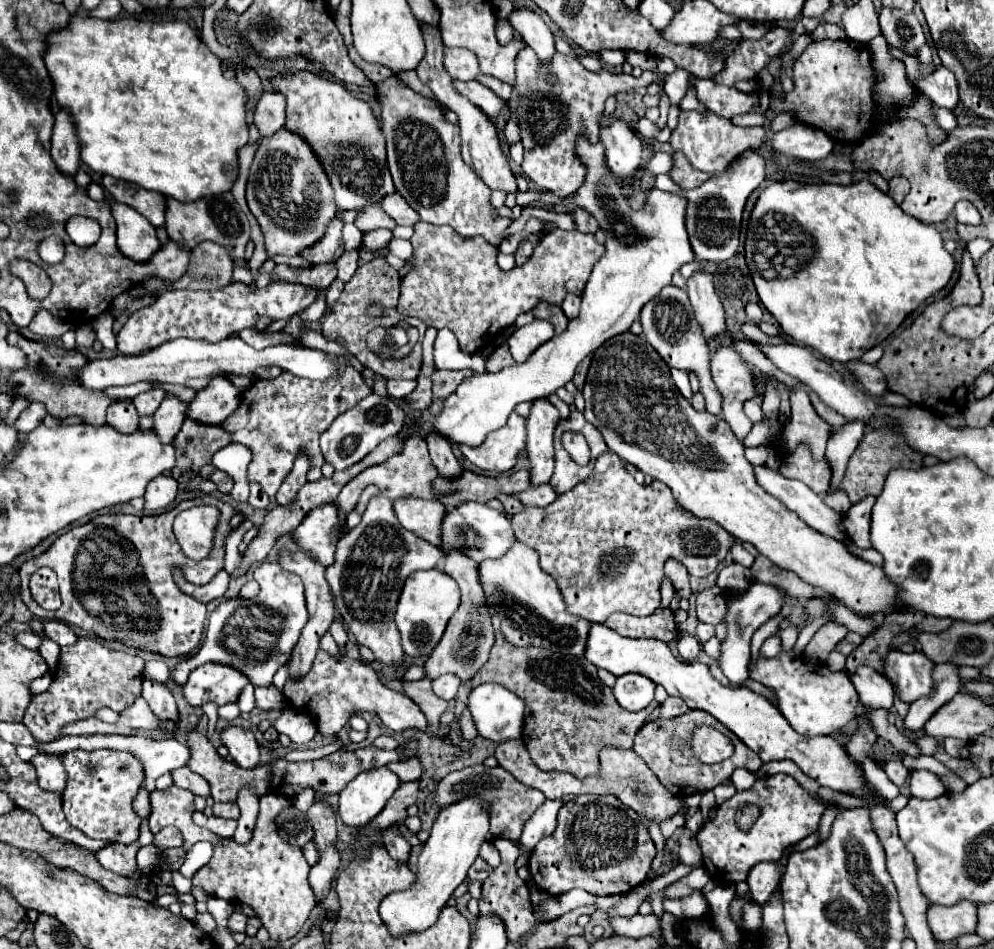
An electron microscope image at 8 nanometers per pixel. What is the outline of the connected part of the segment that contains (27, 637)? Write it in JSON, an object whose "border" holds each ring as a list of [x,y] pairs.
{"border":[[[20,631],[20,633],[16,633],[16,641],[20,645],[24,645],[26,649],[38,649],[40,647],[40,637],[36,633],[32,633],[32,631]]]}

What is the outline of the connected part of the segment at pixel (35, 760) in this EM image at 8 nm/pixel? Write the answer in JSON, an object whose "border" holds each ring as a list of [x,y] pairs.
{"border":[[[40,753],[40,755],[34,755],[32,757],[32,765],[36,767],[38,783],[42,785],[42,789],[62,793],[64,783],[66,783],[66,771],[62,769],[62,763],[60,761],[48,759],[46,755]]]}

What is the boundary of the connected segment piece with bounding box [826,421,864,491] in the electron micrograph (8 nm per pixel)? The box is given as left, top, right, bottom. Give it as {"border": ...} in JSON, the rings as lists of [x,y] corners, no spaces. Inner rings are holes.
{"border":[[[846,421],[842,427],[830,433],[826,447],[826,461],[832,471],[830,491],[838,491],[838,485],[842,483],[846,473],[846,463],[854,453],[858,441],[862,439],[862,433],[864,433],[862,421]]]}

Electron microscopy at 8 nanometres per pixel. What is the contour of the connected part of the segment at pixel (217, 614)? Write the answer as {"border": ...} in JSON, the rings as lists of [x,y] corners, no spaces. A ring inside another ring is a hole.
{"border":[[[264,561],[254,571],[254,579],[260,583],[260,593],[252,601],[228,599],[220,603],[208,617],[208,633],[200,651],[178,663],[172,669],[172,679],[180,685],[188,681],[188,675],[206,661],[218,661],[242,669],[250,677],[252,685],[268,685],[282,663],[290,657],[302,627],[308,621],[308,609],[304,599],[304,585],[298,575],[284,571],[278,563]]]}

